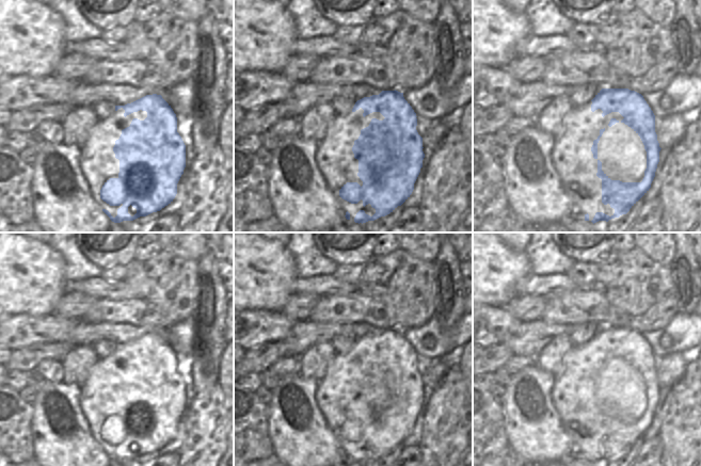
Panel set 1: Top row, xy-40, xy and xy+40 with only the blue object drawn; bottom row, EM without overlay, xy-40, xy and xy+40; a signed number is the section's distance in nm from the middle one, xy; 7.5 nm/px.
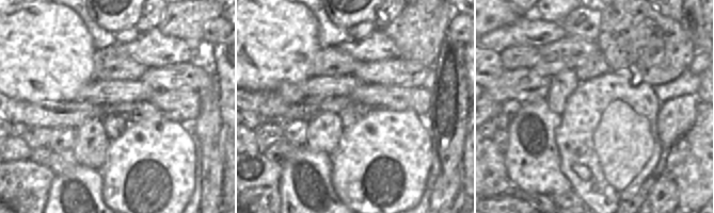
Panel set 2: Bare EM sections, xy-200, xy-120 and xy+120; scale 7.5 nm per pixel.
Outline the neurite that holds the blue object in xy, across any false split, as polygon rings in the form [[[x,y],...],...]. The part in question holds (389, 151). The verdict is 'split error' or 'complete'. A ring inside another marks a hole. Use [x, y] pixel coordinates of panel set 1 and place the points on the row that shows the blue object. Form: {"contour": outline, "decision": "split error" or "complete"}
{"contour": [[[396,90],[382,91],[379,95],[364,97],[355,102],[351,113],[345,116],[335,115],[333,122],[326,130],[324,139],[321,142],[318,142],[318,147],[316,149],[316,164],[326,186],[331,190],[335,200],[344,211],[347,220],[354,221],[359,224],[366,223],[368,221],[375,221],[381,216],[389,214],[410,197],[414,190],[414,183],[420,173],[420,168],[423,167],[423,160],[425,158],[425,154],[423,151],[423,138],[418,134],[416,130],[416,117],[416,113],[414,112],[410,103],[404,99],[403,93],[400,93]]], "decision": "split error"}

